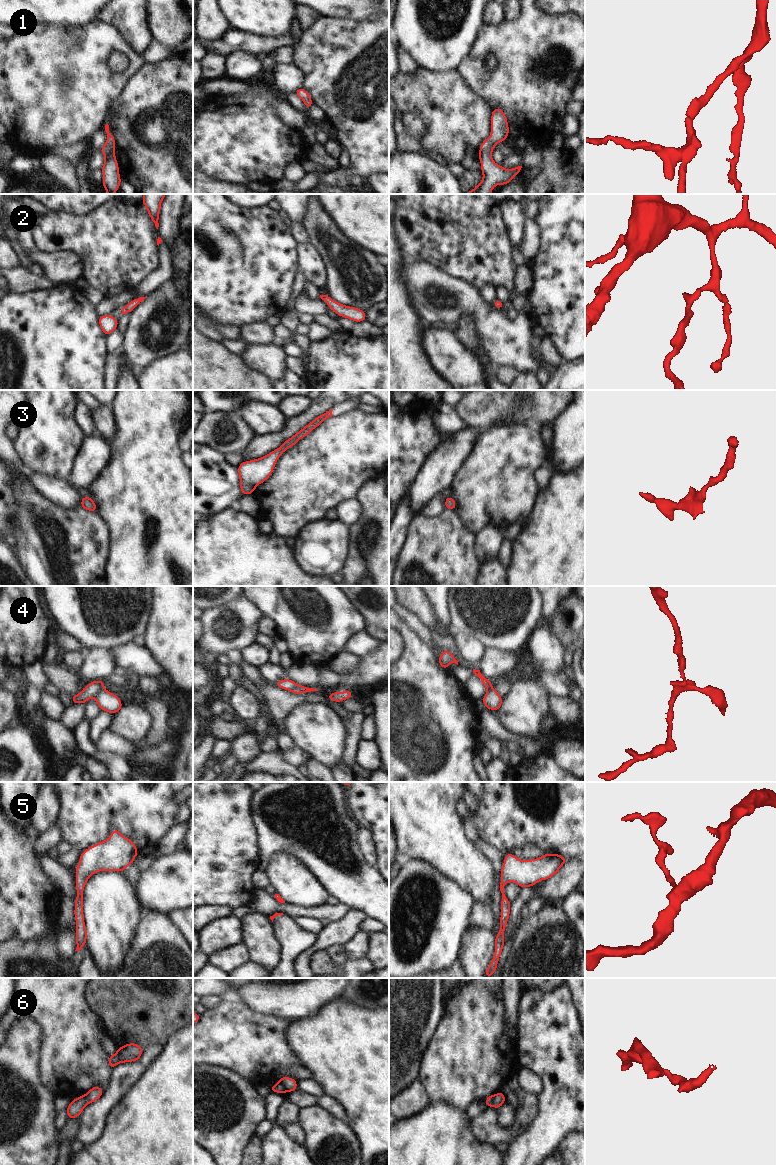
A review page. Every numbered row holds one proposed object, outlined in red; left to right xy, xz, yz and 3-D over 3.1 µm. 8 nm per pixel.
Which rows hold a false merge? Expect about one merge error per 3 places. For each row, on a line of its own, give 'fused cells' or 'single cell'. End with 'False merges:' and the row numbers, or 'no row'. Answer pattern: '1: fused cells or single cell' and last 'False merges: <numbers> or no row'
1: single cell
2: single cell
3: single cell
4: fused cells
5: single cell
6: fused cells
False merges: 4, 6

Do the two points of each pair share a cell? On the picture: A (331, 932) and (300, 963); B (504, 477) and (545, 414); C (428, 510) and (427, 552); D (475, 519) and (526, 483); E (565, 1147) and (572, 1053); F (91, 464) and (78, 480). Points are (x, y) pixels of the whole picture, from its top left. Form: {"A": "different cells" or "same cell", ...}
{"A": "same cell", "B": "different cells", "C": "different cells", "D": "same cell", "E": "different cells", "F": "same cell"}

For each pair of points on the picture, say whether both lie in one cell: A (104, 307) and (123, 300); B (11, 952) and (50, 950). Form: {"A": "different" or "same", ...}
{"A": "same", "B": "same"}

